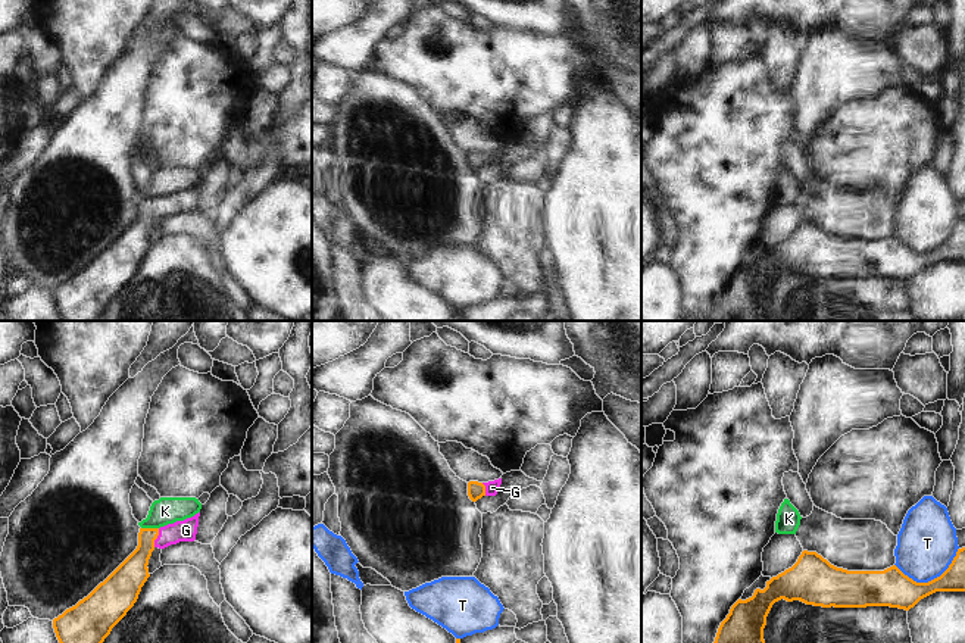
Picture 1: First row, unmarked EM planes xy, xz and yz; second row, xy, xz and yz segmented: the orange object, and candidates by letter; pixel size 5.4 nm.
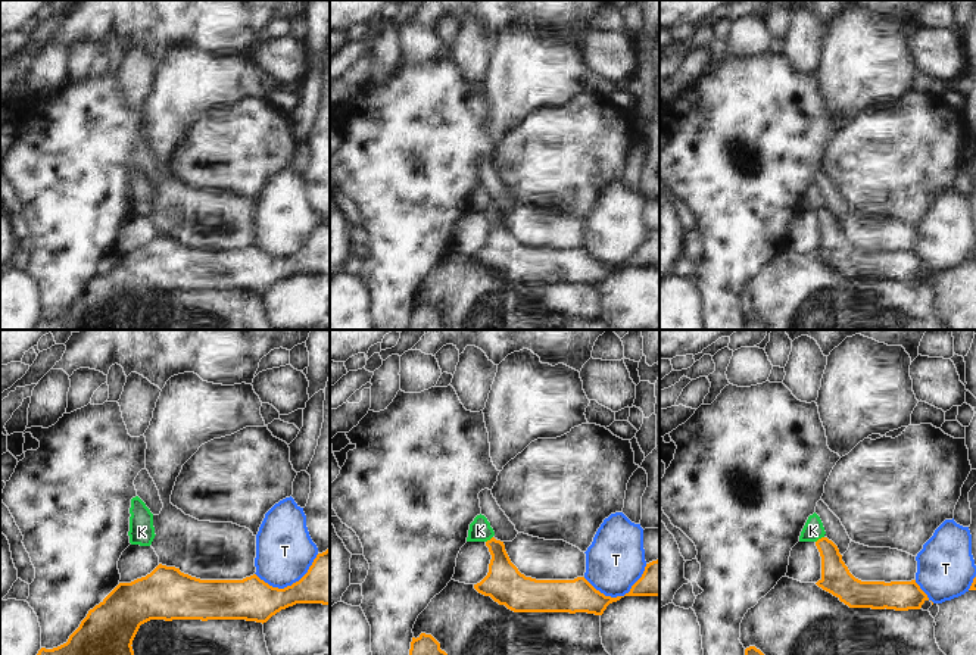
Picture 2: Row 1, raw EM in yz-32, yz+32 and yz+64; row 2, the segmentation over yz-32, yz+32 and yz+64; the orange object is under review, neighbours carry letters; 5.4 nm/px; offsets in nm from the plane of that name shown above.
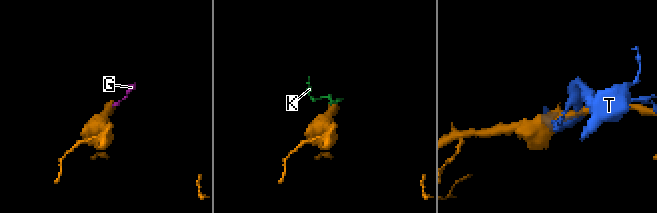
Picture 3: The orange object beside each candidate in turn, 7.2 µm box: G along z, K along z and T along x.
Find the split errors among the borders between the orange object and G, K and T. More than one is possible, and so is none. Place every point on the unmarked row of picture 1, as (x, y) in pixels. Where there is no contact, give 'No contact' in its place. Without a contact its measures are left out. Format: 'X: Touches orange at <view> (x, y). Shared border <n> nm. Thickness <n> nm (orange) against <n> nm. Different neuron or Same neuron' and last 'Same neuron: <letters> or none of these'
G: Touches orange at xy (156, 208). Shared border 110 nm. Thickness 170 nm (orange) against 120 nm. Same neuron
K: Touches orange at xy (150, 199). Shared border 100 nm. Thickness 150 nm (orange) against 150 nm. Different neuron
T: Touches orange at yz (931, 250). Shared border 360 nm. Thickness 200 nm (orange) against 320 nm. Different neuron
Same neuron: G.

